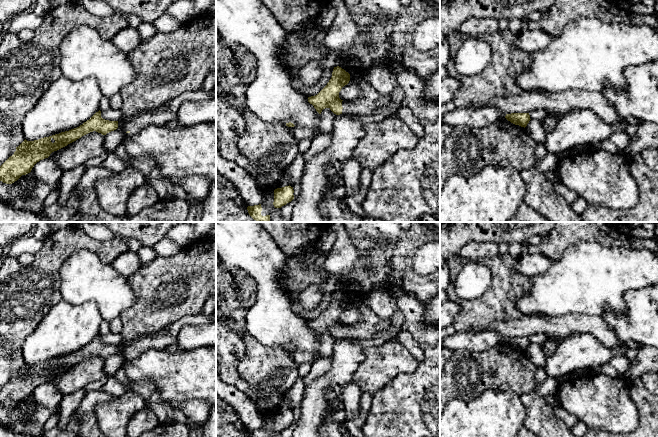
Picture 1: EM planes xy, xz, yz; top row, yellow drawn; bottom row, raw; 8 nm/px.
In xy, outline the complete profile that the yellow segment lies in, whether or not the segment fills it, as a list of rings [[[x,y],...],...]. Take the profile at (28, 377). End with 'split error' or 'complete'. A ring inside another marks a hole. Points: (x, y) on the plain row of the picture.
[[[162,329],[150,335],[138,337],[130,343],[124,341],[120,345],[103,343],[99,334],[77,352],[34,365],[25,363],[16,371],[14,378],[0,390],[0,405],[6,408],[14,407],[22,399],[30,397],[37,386],[48,382],[52,376],[67,370],[90,356],[96,355],[106,359],[117,352],[123,352],[126,357],[134,359],[150,349],[163,350],[172,344],[177,344],[177,337],[164,332]]]; split error

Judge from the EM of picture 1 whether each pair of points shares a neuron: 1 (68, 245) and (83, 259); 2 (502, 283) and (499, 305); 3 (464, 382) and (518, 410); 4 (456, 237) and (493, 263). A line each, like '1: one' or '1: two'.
1: two
2: one
3: two
4: two

